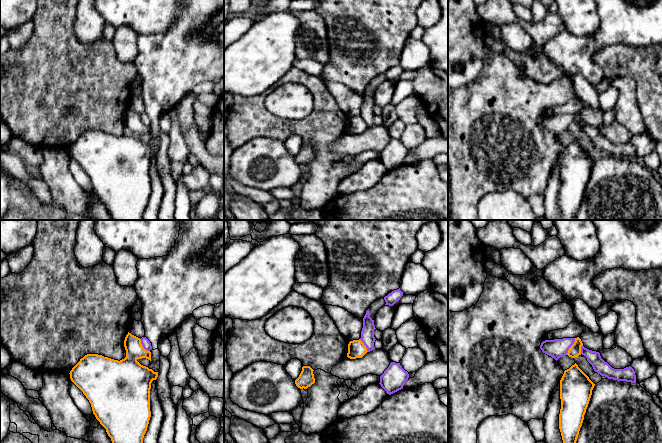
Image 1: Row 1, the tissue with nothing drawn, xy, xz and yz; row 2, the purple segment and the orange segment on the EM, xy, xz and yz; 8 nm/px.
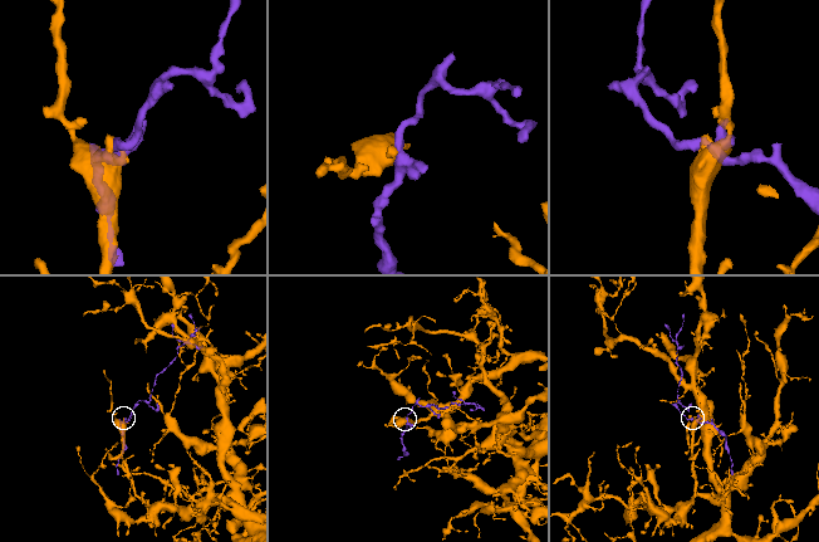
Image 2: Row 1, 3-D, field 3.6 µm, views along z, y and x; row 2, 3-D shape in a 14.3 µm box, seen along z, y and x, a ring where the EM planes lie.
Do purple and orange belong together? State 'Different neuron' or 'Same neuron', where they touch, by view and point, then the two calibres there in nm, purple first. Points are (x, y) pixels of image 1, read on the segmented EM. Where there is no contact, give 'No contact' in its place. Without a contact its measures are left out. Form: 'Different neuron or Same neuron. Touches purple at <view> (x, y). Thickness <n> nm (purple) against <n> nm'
Different neuron. Touches purple at yz (571, 345). Thickness 150 nm (purple) against 100 nm

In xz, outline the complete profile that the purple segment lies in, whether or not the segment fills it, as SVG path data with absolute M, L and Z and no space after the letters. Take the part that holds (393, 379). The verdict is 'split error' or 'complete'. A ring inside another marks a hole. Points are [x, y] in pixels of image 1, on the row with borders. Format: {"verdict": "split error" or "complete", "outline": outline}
{"verdict": "complete", "outline": "M391 362L389 367L380 376L380 385L391 395L401 389L408 380L409 374L405 371L400 363Z"}

